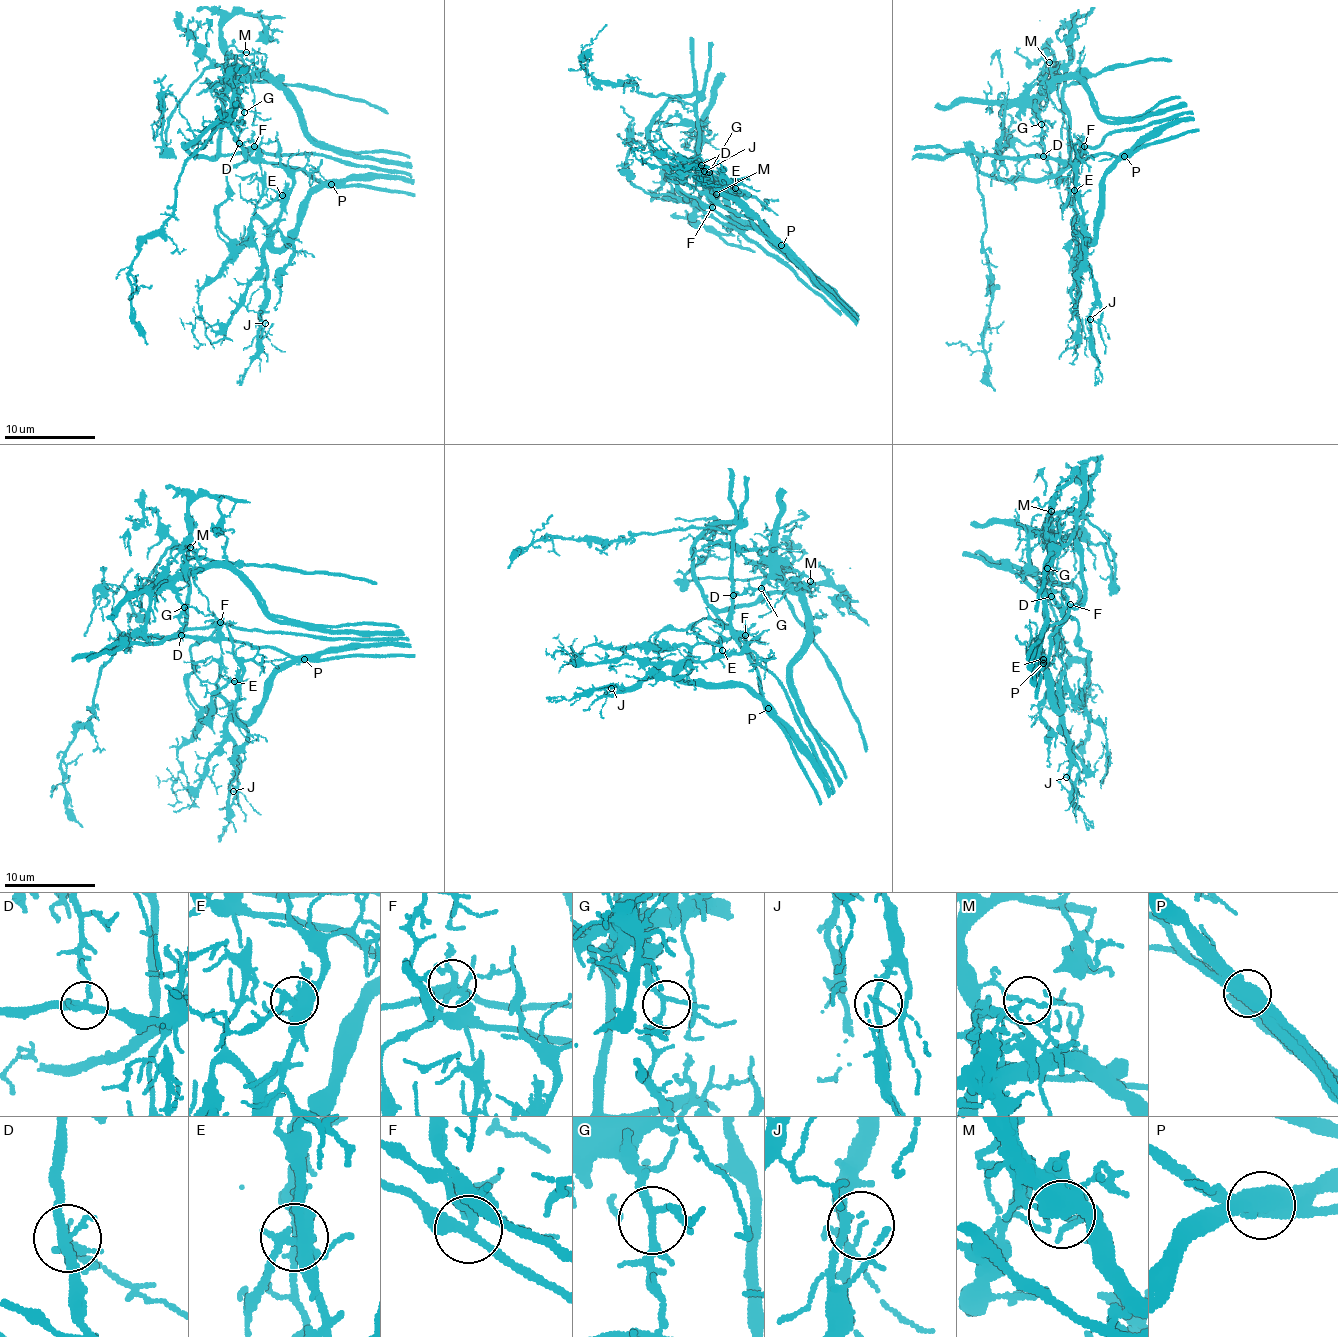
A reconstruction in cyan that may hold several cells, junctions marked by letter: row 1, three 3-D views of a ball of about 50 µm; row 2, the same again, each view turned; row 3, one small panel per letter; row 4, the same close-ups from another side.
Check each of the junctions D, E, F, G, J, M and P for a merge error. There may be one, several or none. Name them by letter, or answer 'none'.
D, F, M, P

